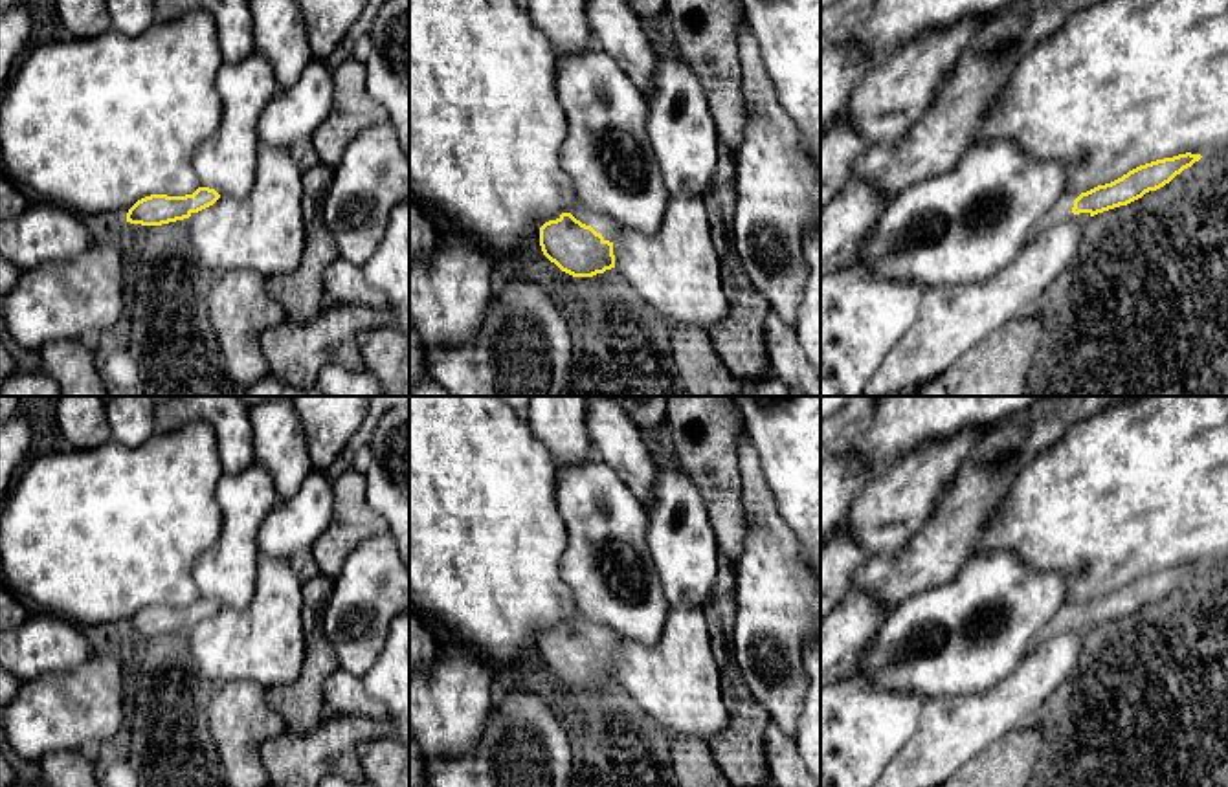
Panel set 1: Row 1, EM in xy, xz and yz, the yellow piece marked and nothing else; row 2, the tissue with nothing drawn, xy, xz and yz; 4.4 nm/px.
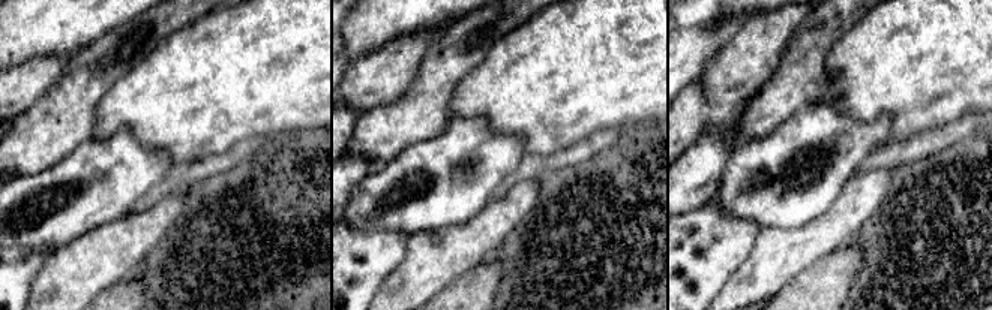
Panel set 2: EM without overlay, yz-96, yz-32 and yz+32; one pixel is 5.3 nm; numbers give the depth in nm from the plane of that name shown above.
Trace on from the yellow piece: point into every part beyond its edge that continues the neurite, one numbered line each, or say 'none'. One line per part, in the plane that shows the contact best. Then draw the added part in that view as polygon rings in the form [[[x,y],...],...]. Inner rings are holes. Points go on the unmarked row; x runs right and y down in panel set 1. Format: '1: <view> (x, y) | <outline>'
1: xz (599, 633) | [[[576,611],[575,618],[571,620],[571,626],[576,631],[580,631],[582,635],[591,637],[597,644],[600,644],[604,648],[604,651],[613,653],[613,649],[619,642],[617,633],[613,633],[611,629],[608,629],[597,622],[591,622],[578,611]]]

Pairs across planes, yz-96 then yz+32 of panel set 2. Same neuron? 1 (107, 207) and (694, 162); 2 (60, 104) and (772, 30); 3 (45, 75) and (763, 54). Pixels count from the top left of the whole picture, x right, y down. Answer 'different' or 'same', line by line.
1: different
2: different
3: same

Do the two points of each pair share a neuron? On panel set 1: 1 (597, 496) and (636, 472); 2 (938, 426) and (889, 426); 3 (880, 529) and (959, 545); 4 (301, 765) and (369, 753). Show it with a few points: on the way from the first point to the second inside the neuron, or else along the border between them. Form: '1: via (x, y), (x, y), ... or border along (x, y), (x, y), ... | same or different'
1: border along (597, 457), (643, 503) | different
2: via (926, 426), (902, 426) | same
3: border along (937, 501), (931, 516), (900, 547), (872, 554) | different
4: border along (390, 734), (371, 738), (358, 749), (360, 767) | different

